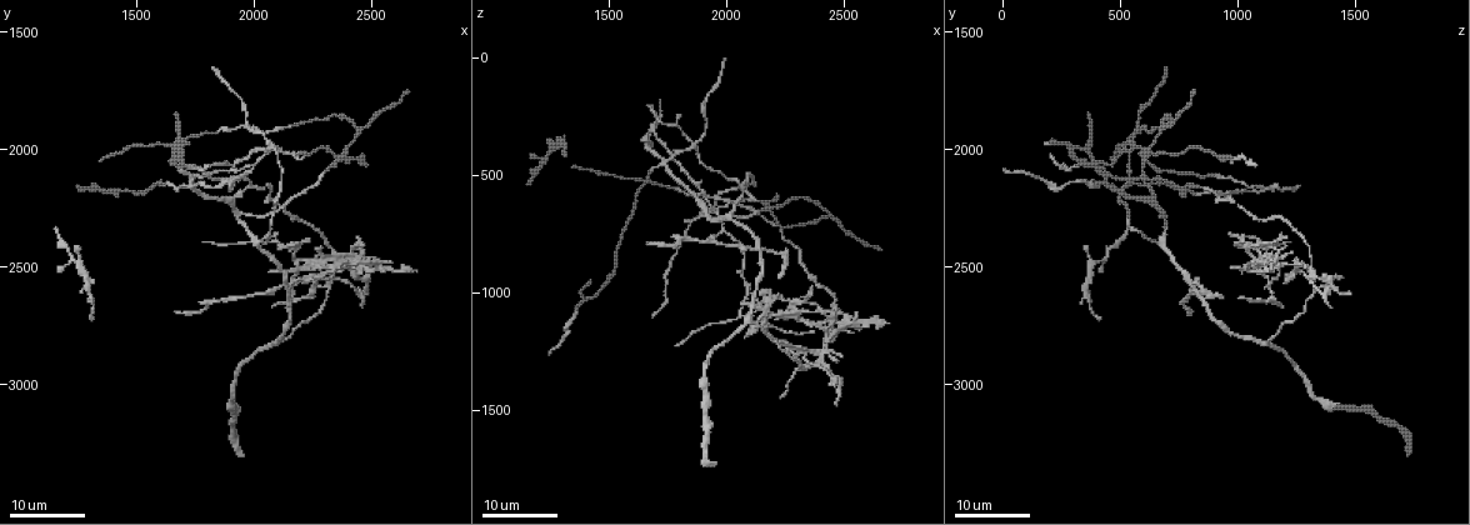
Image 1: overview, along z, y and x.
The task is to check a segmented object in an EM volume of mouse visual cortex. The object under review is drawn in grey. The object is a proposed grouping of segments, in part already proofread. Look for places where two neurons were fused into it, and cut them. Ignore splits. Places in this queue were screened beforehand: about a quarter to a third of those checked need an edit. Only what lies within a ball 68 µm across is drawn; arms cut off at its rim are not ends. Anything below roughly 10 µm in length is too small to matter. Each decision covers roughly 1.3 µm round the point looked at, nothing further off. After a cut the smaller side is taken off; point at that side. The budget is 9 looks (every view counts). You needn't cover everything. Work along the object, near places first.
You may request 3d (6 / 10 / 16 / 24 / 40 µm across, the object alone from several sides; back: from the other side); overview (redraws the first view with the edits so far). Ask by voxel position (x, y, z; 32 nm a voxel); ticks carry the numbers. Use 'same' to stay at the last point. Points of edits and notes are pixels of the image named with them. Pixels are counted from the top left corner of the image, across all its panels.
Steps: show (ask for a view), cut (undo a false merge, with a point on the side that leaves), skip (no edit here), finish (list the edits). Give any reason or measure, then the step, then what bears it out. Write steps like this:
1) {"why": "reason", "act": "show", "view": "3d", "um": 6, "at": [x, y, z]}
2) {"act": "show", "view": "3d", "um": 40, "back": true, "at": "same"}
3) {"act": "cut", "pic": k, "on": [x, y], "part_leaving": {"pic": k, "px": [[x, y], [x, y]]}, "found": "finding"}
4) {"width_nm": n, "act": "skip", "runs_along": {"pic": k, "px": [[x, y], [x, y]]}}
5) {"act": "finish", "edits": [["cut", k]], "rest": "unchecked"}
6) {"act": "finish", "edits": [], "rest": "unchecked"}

{"why": "four or more arms meet", "act": "show", "view": "3d", "um": 24, "at": [2080, 1990, 550]}

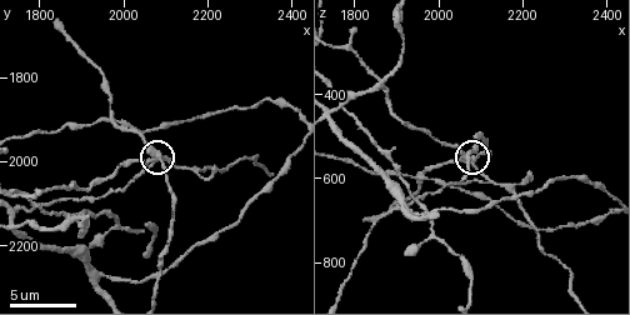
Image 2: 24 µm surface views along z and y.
{"act": "show", "view": "3d", "um": 6, "at": [2080, 1980, 560]}

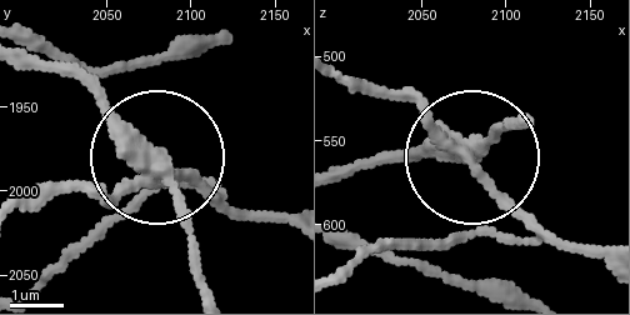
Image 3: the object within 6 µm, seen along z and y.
{"arms": 4, "act": "cut", "pic": 3, "on": [96, 198], "found": "a second neuron is stuck on"}

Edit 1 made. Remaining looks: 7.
{"act": "show", "view": "3d", "um": 16, "at": [1730, 2150, 450]}

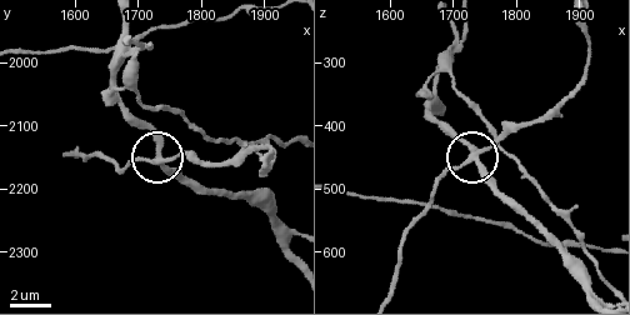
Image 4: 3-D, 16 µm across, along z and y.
{"act": "show", "view": "3d", "um": 10, "at": [1725, 2160, 455]}

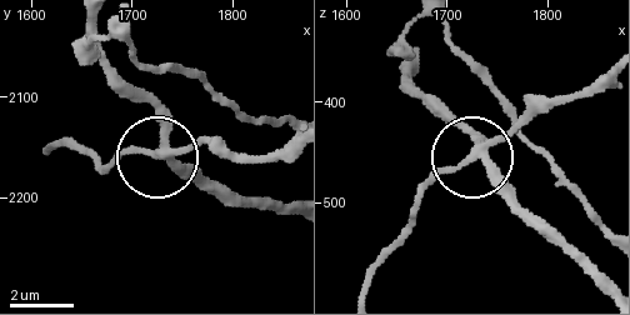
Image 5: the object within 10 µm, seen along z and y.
{"act": "cut", "pic": 5, "on": [204, 136], "part_leaving": {"pic": 5, "px": [[164, 151], [134, 151], [101, 168], [64, 143], [48, 149]]}, "found": "a second neuron is stuck on"}

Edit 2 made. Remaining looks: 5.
{"act": "show", "view": "overview"}

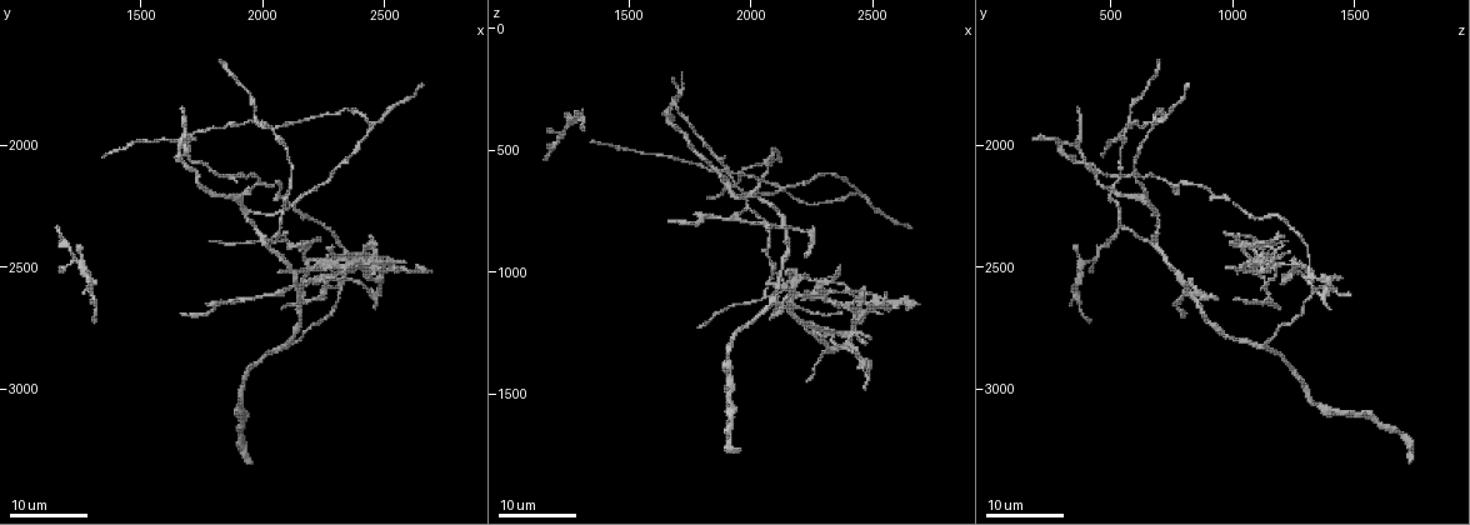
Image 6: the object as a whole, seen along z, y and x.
{"why": "side arm on a straight run", "act": "show", "view": "3d", "um": 16, "at": [1930, 2290, 690]}

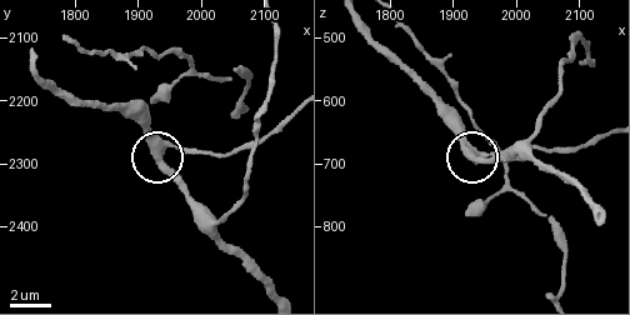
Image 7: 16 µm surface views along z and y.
{"why": "closer look", "act": "show", "view": "3d", "um": 6, "at": [1935, 2285, 685]}

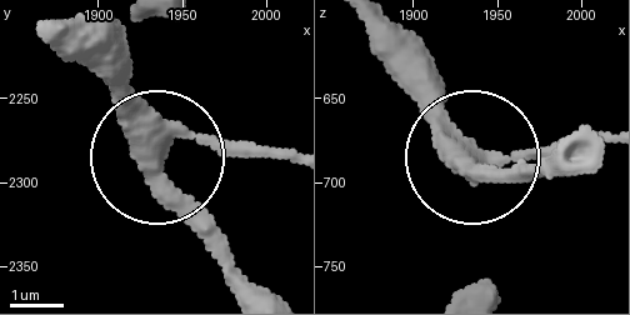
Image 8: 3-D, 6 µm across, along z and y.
{"arms": 3, "act": "skip", "found": "continuous, no second neuron"}

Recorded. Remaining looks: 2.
{"why": "four-way junction", "act": "show", "view": "3d", "um": 24, "at": [2120, 2580, 820]}

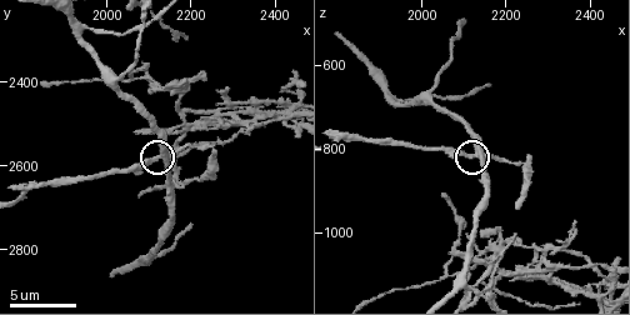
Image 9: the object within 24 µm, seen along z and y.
{"act": "show", "view": "3d", "um": 6, "at": [2130, 2580, 815]}

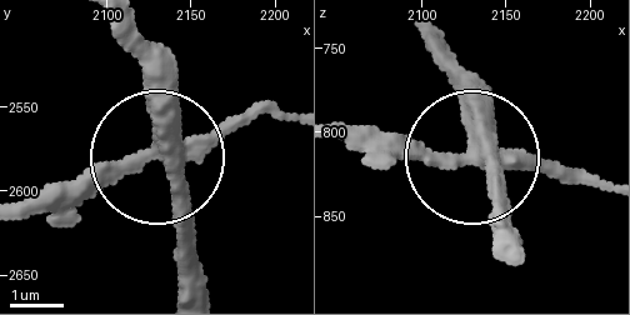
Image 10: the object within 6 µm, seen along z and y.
{"act": "cut", "pic": 10, "on": [100, 184], "part_leaving": {"pic": 10, "px": [[173, 154], [29, 194]]}, "found": "two neurons meet here"}

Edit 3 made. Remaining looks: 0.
{"act": "finish", "edits": [["cut", 3], ["cut", 5], ["cut", 10]], "rest": "unchecked"}

